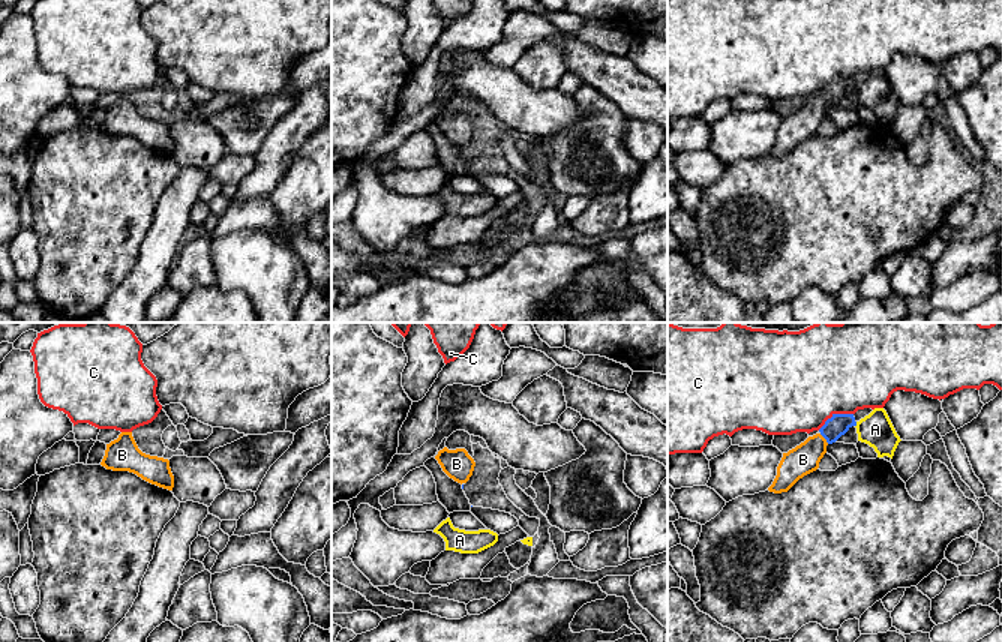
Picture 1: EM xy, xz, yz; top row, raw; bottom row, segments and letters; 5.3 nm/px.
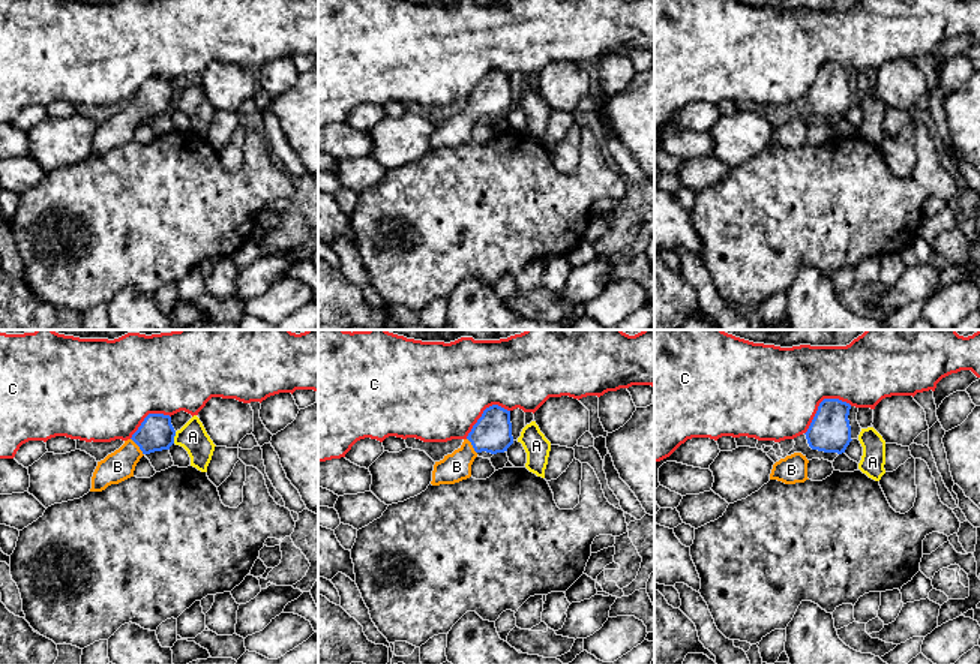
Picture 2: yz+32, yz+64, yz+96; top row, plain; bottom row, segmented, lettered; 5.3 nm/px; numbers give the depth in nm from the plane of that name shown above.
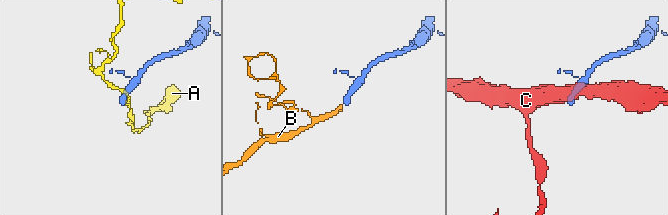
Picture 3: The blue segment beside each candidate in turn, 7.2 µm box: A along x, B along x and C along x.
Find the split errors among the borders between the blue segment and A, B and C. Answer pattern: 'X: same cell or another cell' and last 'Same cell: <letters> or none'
A: another cell
B: same cell
C: another cell
Same cell: B

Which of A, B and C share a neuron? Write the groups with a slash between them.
A / B / C

